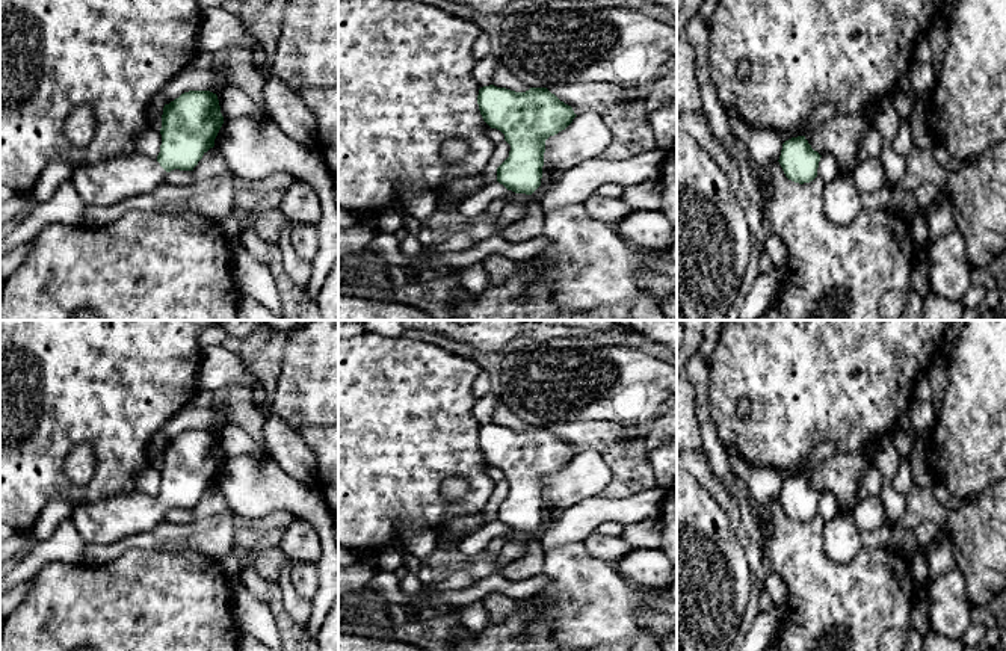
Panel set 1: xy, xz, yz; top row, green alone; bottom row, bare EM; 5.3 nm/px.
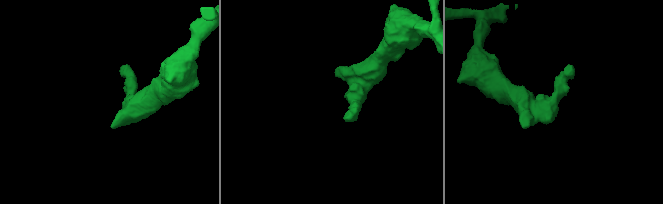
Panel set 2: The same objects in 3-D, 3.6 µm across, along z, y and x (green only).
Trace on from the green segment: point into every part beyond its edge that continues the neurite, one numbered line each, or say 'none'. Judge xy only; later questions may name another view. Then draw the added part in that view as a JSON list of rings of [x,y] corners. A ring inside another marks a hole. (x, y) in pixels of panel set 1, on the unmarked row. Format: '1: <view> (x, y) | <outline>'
1: xy (109, 520) | [[[136,489],[74,508],[73,524],[86,544],[110,545],[157,527],[165,517],[157,495]]]

